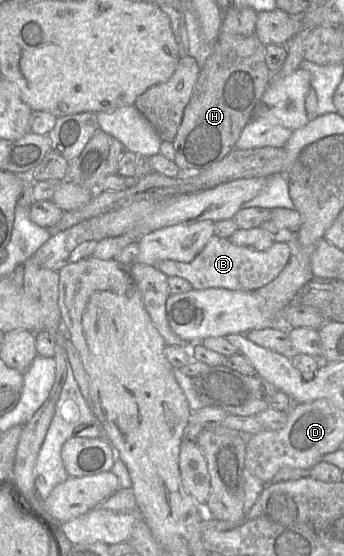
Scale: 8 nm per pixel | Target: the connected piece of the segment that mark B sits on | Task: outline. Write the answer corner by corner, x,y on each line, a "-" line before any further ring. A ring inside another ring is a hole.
213,235
203,250
190,262
163,260
155,265
167,276
187,280
195,290
226,288
235,291
256,291
273,281
284,269
291,257
288,242
275,242
264,251
238,246
229,238

